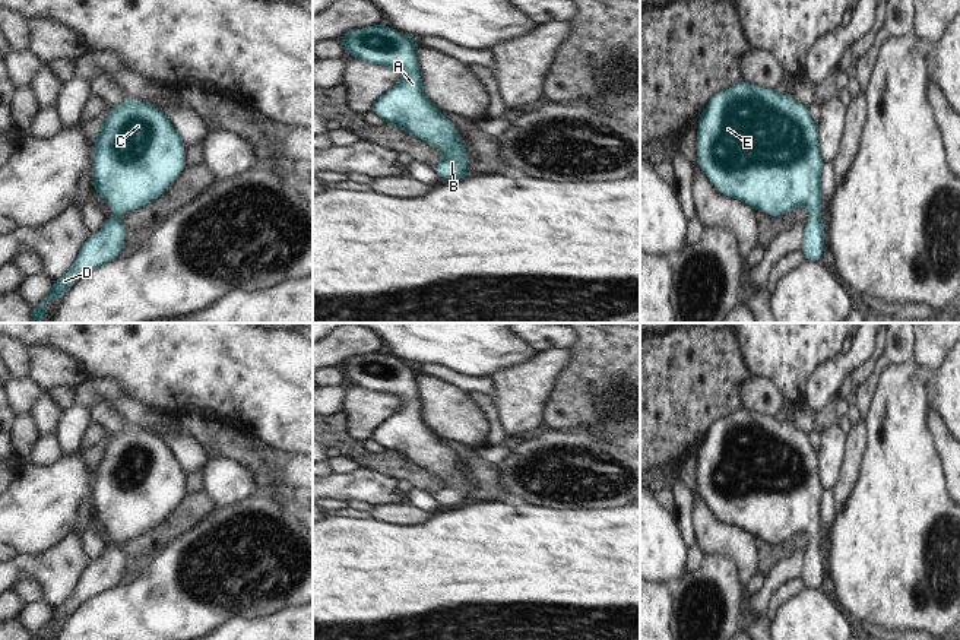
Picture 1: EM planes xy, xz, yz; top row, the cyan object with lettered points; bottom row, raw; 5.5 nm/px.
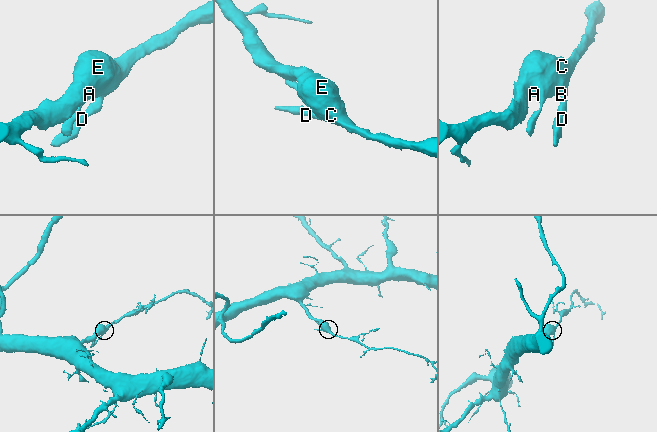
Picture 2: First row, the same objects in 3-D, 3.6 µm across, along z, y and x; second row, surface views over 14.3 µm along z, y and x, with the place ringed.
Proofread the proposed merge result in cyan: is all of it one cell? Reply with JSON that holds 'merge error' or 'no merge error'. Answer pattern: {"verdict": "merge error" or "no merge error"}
{"verdict": "no merge error"}

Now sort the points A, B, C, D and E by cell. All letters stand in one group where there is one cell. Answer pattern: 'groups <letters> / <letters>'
groups A B C D E

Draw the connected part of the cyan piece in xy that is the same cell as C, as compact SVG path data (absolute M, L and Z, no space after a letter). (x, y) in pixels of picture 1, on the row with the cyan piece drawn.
M126 98L110 110L95 137L92 188L115 216L143 207L186 168L186 148L161 110Z

